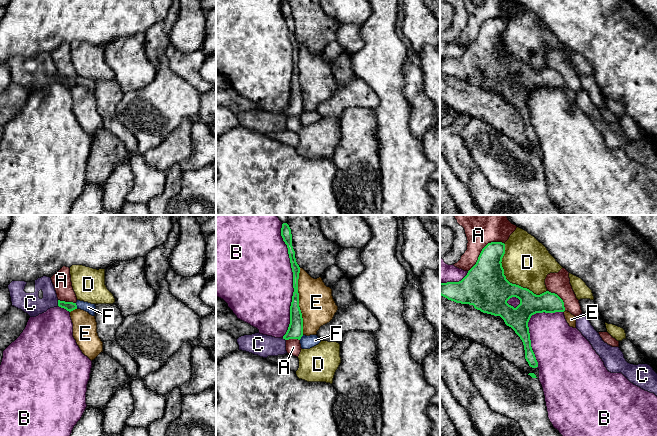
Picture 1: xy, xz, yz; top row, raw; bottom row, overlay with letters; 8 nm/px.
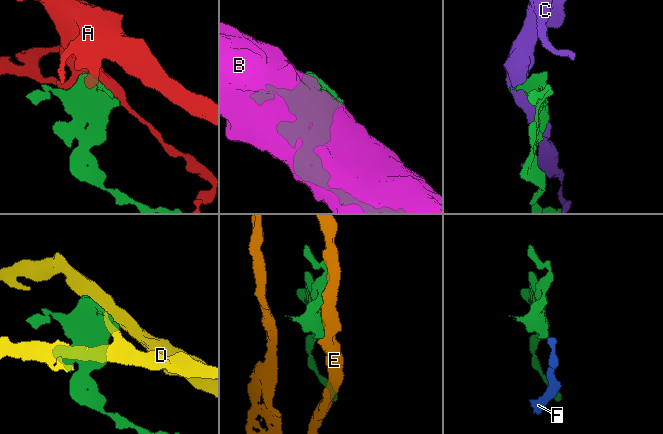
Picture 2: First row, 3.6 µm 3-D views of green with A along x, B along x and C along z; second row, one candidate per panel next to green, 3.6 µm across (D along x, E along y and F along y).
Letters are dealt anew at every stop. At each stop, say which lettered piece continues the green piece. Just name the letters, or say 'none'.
none

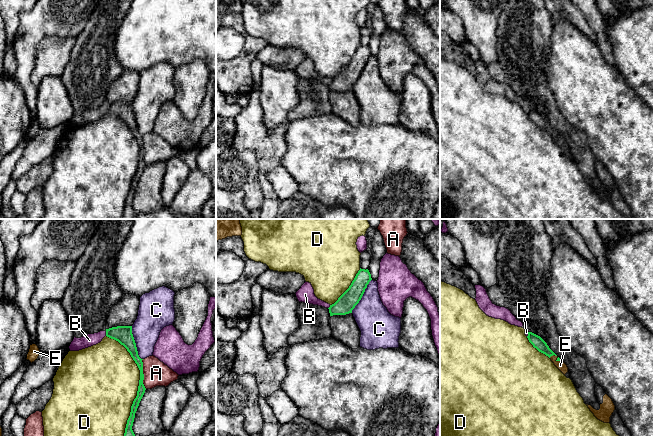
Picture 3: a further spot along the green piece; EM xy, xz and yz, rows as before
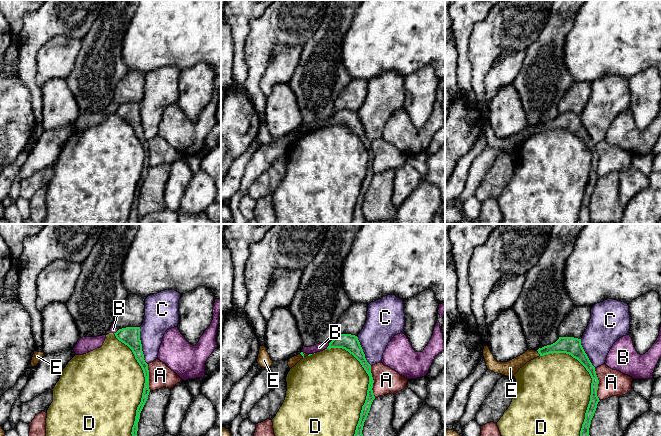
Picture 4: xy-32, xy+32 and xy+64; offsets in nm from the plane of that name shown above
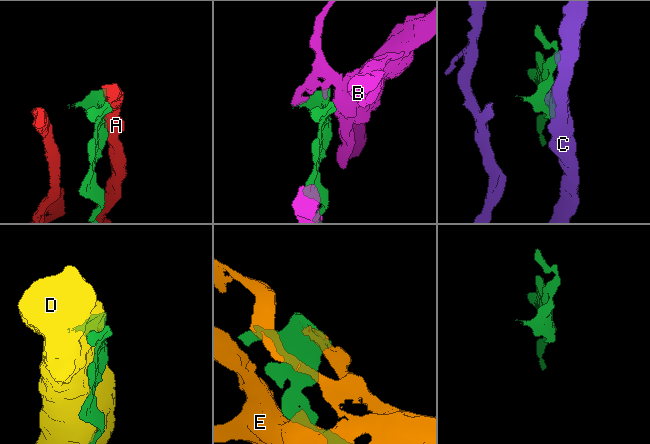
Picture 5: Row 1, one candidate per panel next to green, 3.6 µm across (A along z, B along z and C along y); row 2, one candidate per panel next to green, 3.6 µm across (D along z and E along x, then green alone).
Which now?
E

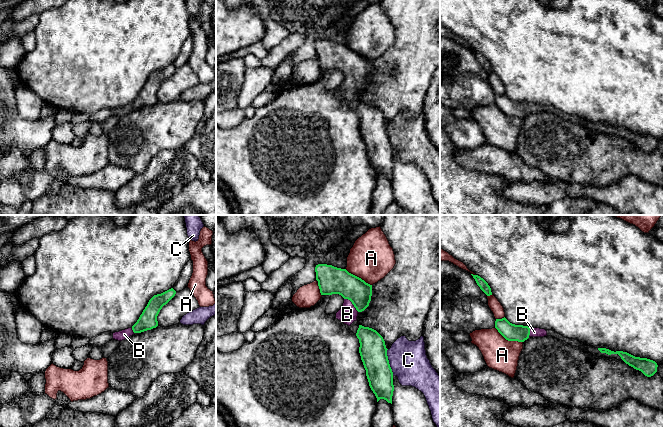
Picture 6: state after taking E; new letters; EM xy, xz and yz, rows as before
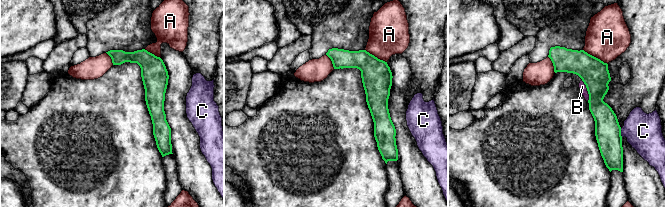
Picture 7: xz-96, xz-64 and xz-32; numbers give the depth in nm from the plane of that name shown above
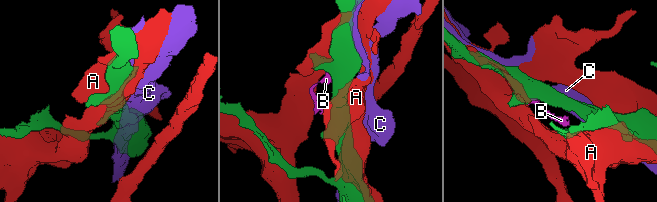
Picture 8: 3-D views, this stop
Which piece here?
B

